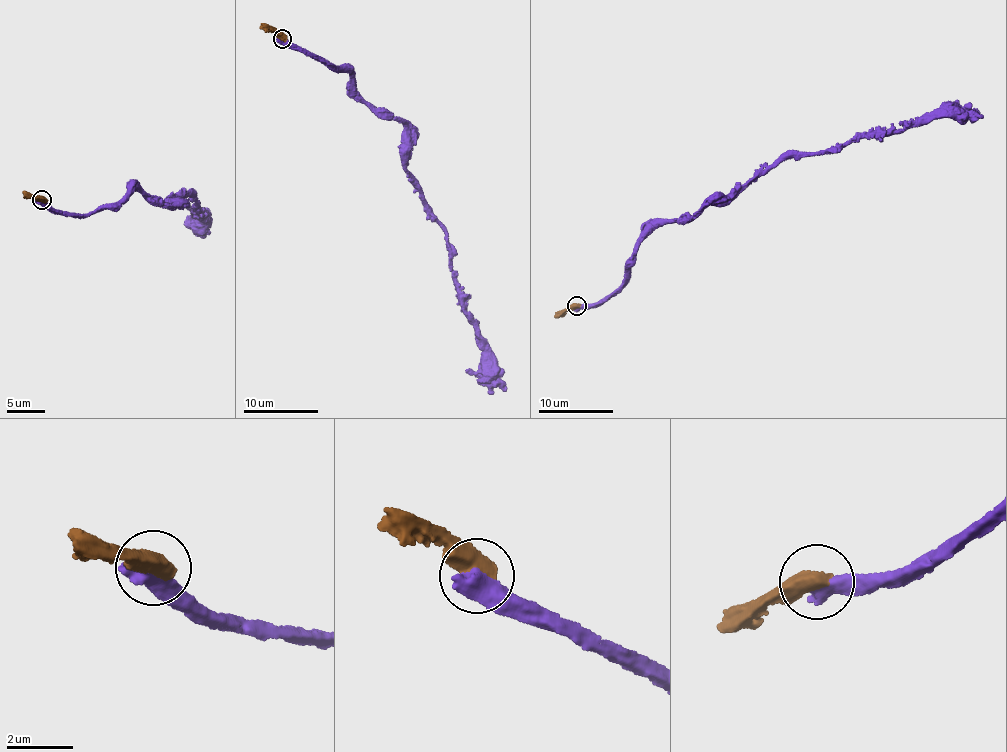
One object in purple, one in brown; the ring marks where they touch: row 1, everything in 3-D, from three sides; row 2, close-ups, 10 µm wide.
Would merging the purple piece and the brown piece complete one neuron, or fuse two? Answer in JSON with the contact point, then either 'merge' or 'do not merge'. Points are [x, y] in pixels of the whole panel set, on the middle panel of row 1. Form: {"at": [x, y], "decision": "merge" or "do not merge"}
{"at": [282, 38], "decision": "do not merge"}

